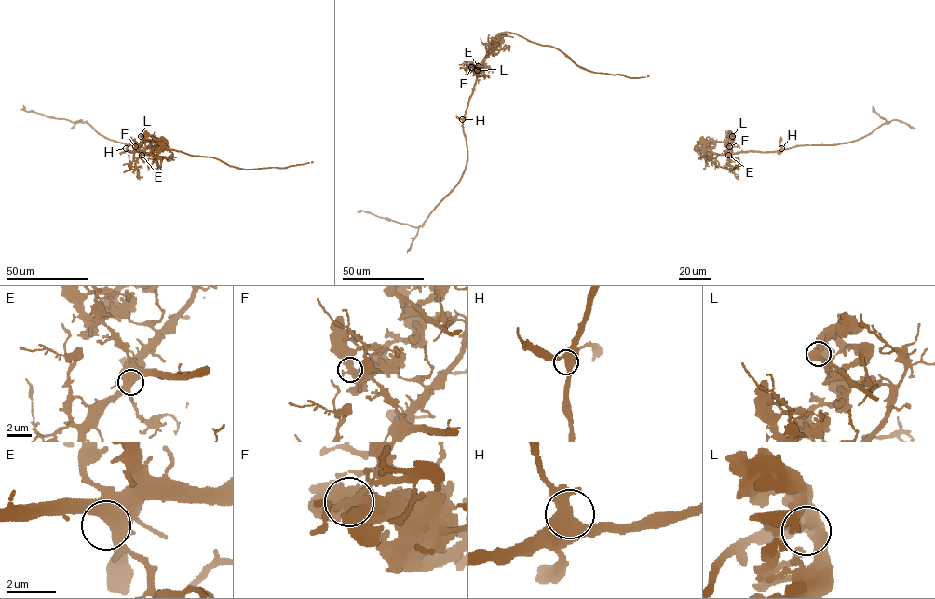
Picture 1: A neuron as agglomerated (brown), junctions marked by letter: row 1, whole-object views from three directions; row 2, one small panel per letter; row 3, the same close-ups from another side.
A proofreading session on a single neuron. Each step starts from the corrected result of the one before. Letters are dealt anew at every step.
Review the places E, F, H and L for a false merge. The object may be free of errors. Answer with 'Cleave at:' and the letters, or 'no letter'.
Cleave at: F

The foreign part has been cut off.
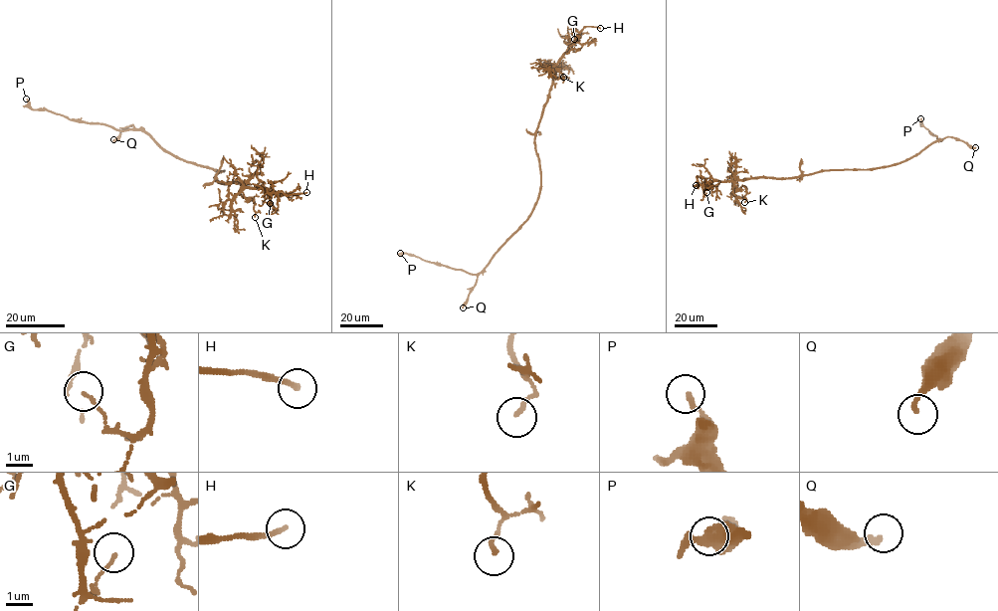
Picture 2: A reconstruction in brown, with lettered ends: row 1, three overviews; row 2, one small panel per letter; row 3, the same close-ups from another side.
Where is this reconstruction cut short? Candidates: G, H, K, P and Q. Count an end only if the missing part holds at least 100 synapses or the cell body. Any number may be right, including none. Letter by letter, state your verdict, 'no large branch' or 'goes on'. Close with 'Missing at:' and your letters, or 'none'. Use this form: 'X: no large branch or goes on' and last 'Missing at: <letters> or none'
G: no large branch
H: goes on
K: no large branch
P: no large branch
Q: no large branch
Missing at: H

